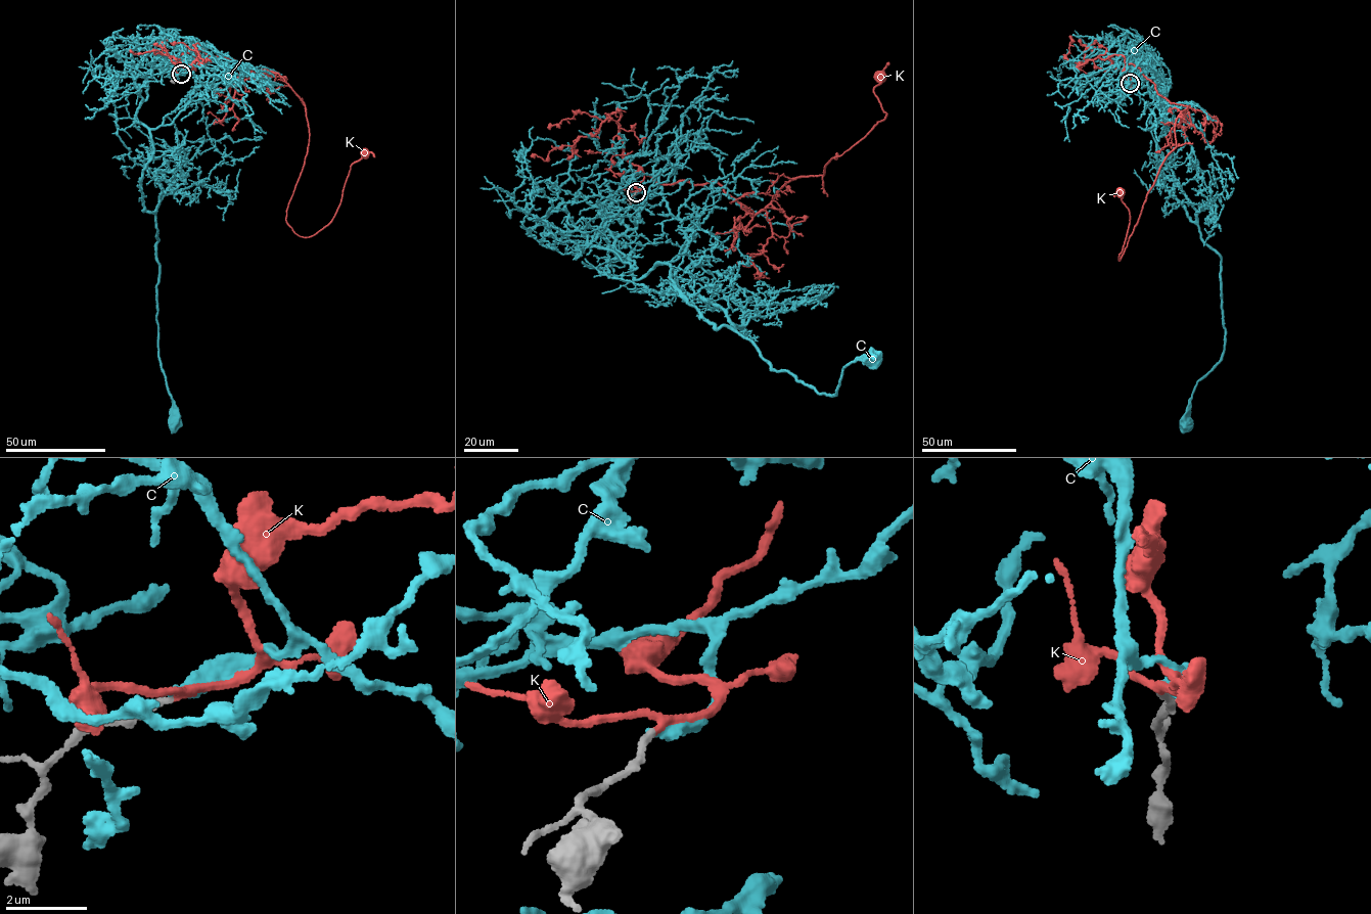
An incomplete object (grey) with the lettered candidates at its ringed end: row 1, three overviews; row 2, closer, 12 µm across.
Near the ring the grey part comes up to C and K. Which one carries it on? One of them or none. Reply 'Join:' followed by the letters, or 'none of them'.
Join: K

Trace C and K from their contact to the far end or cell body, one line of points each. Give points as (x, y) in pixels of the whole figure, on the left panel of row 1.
C: (180, 74), (183, 53), (152, 66), (135, 117), (153, 149), (139, 187), (154, 214), (158, 356), (177, 423)
K: (180, 74), (202, 49), (278, 74), (304, 103), (308, 149), (285, 219), (300, 236), (332, 219), (364, 152)

